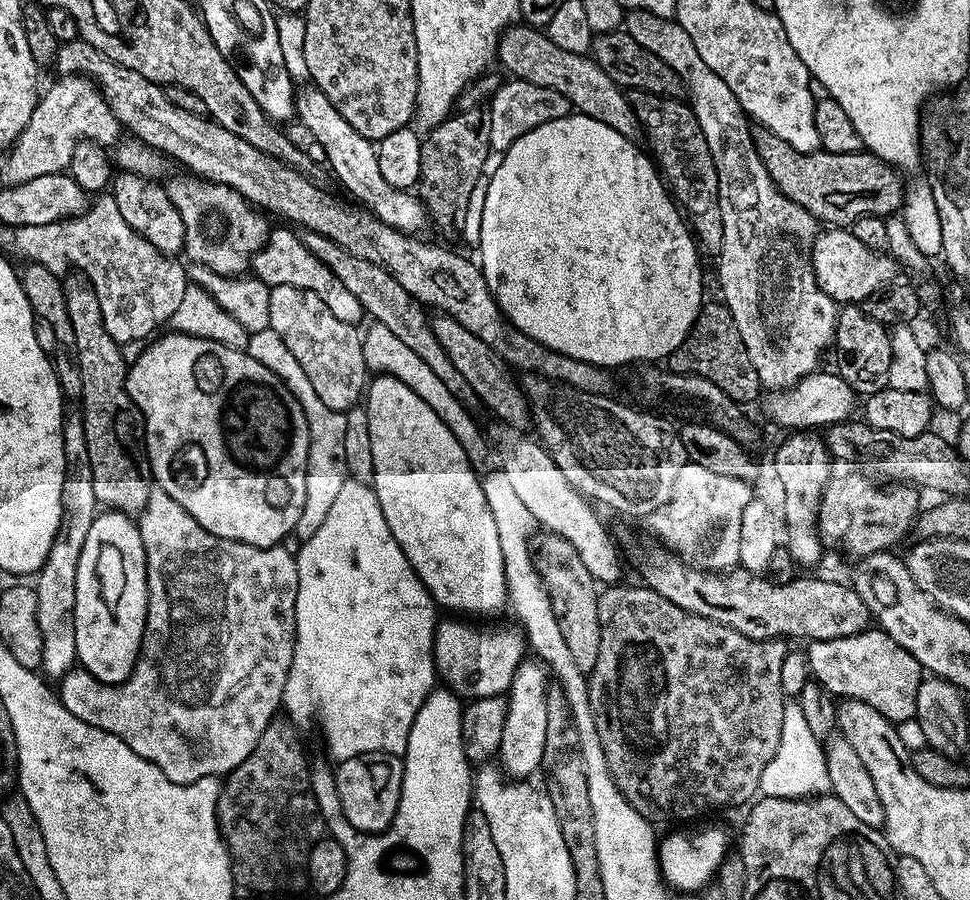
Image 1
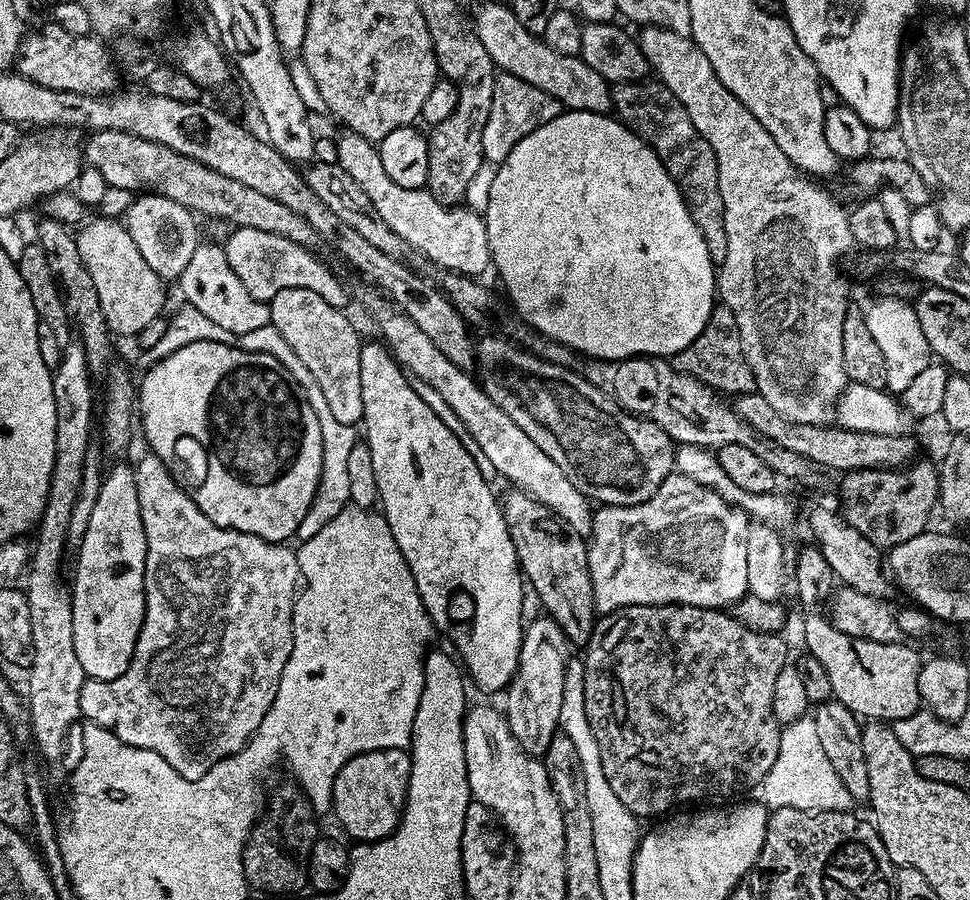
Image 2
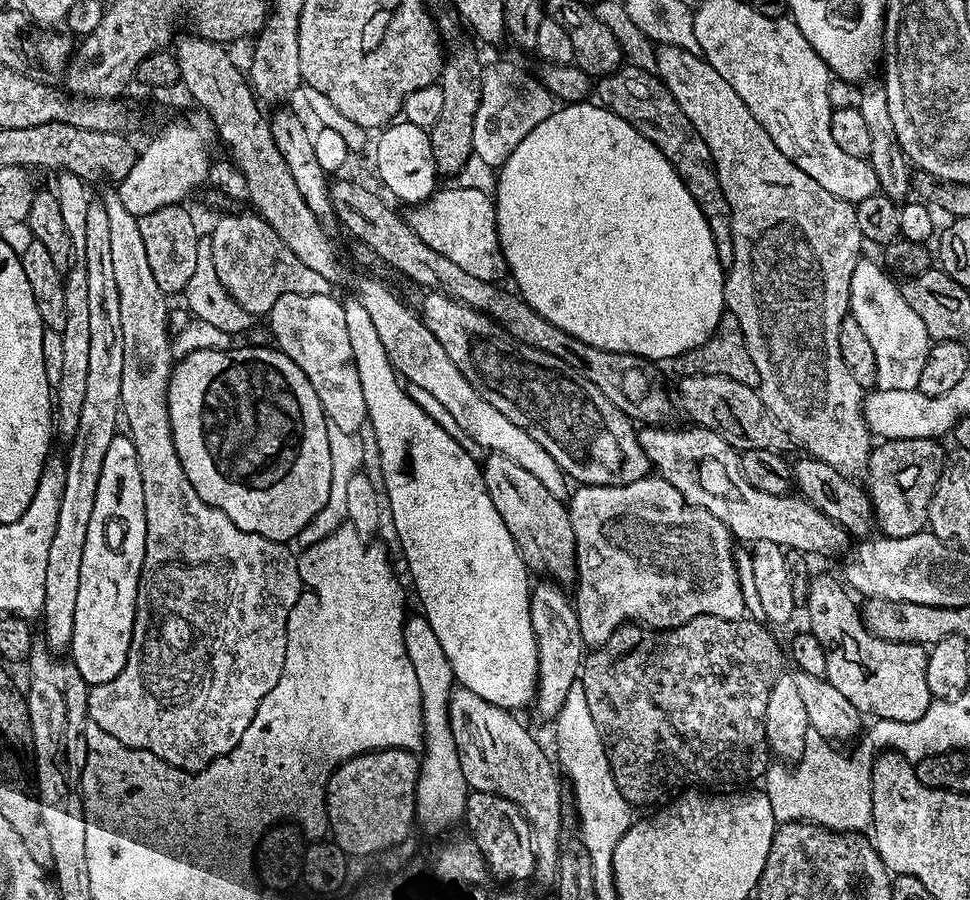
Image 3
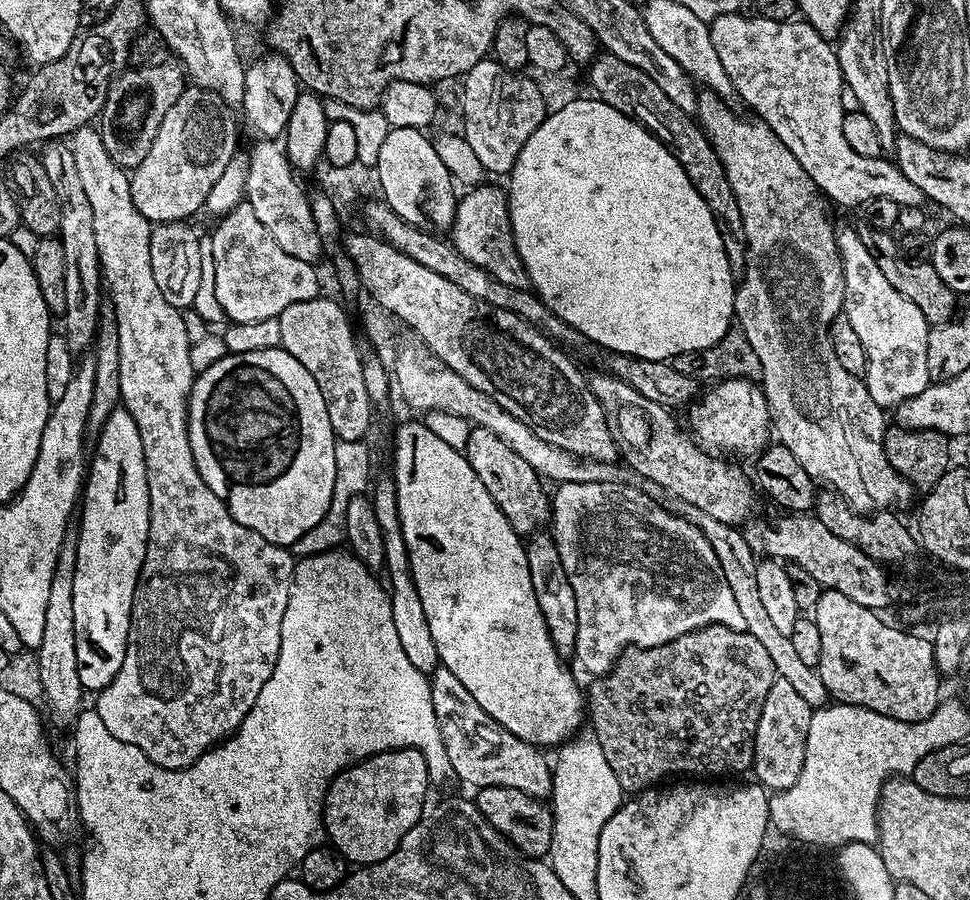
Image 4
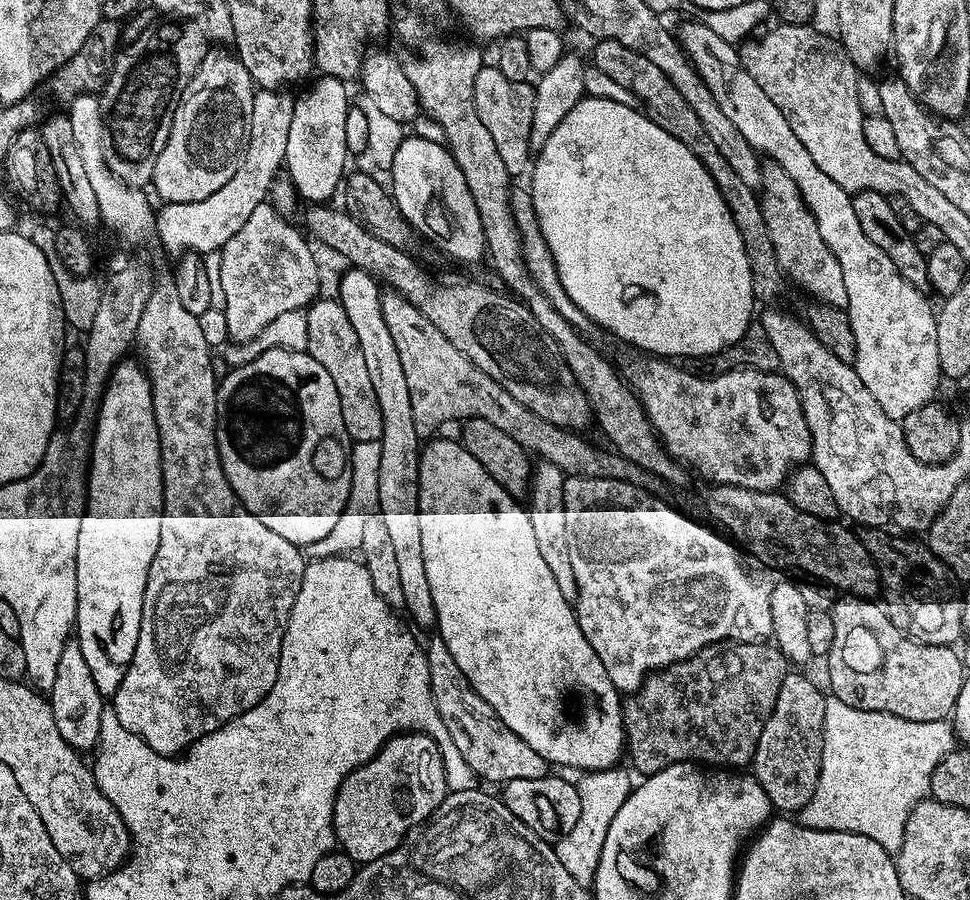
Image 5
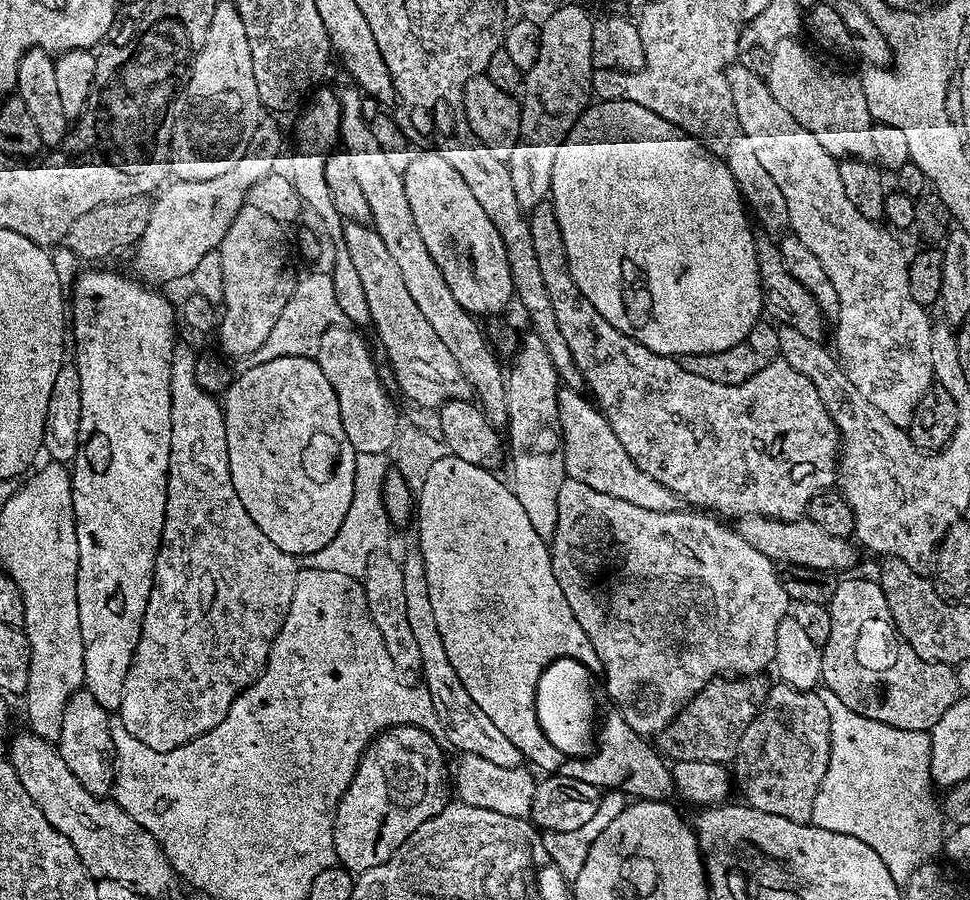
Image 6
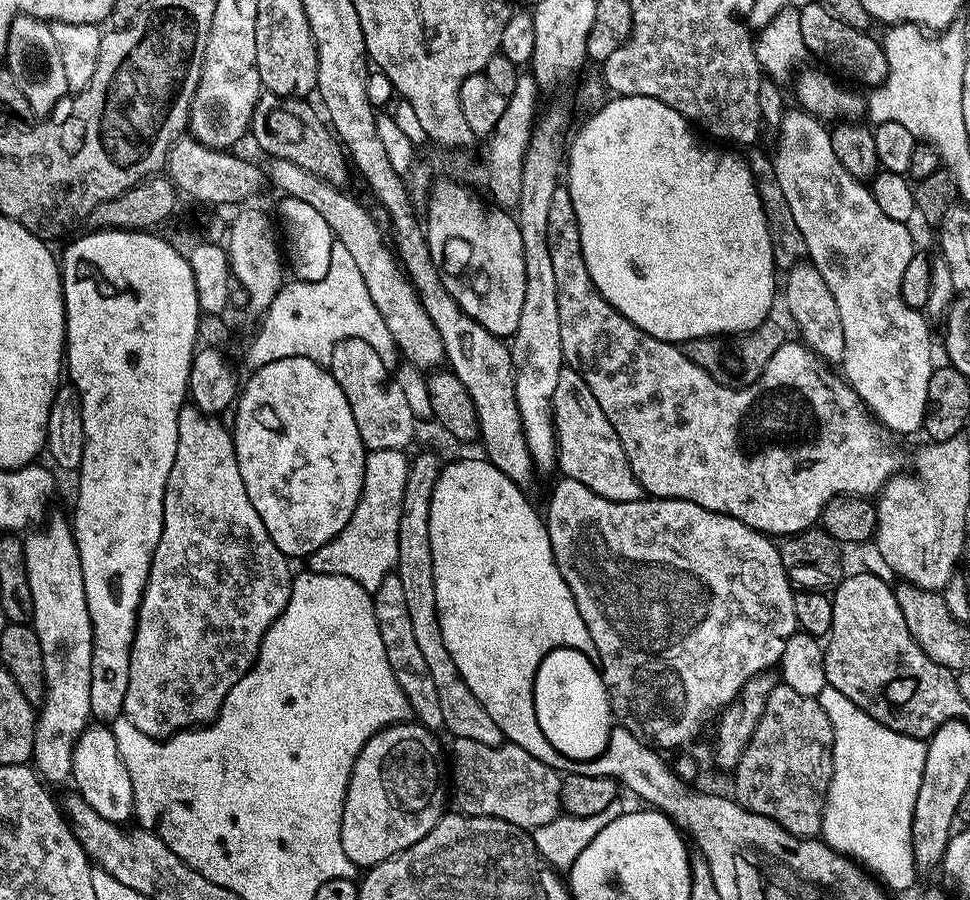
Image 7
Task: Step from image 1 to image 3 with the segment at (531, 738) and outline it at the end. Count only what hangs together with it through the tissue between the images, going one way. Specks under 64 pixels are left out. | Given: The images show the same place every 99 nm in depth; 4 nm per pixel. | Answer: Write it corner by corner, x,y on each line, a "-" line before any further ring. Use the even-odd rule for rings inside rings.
543,582
532,588
530,598
530,622
534,626
536,645
538,646
538,678
536,679
536,698
534,709
542,719
555,721
570,686
577,683
582,671
586,645
582,630
578,626
576,605
563,587
555,582

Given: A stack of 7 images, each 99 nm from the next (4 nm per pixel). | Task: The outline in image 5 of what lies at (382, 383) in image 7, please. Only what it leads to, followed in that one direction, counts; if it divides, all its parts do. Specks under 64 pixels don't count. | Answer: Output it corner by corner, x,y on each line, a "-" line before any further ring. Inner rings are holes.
317,299
307,309
308,347
306,351
309,356
322,362
322,366
326,366
330,378
334,378
347,439
349,441
356,440
352,442
360,446
375,445
383,434
383,416
378,398
375,396
374,384
370,380
370,373
366,368
366,360
363,358
358,334
339,299
324,299

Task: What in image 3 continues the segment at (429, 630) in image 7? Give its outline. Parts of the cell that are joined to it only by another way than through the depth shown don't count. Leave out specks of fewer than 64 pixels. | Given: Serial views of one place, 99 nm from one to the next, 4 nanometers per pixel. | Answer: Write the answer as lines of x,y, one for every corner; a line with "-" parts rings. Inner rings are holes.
459,686
453,688
448,709
450,730
454,730
454,746
458,750
458,762
462,762
462,774
466,774
469,789
473,792
493,792
502,798
510,798
510,802
523,810
524,816
532,825
532,845
536,855
535,875
540,875
548,882
555,881
562,835
560,819
564,816
564,796
560,793
561,777
558,775
557,765
550,756
548,761
543,746
524,729
523,722
516,717
519,715
486,702
486,698
478,698
474,690

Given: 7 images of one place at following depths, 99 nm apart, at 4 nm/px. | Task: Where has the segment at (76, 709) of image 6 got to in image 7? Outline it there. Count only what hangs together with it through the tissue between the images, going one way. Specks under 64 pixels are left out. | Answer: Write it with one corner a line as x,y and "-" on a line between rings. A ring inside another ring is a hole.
92,722
81,732
76,739
72,750
71,783
76,783
75,791
85,800
102,818
124,822
131,812
134,812
132,802
132,783
130,774
118,754
116,739
111,727
104,722

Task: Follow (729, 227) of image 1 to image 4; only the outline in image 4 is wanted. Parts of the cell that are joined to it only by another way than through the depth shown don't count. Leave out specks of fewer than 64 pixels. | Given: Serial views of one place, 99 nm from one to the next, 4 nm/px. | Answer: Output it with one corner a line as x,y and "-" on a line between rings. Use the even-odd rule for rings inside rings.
704,90
696,97
694,112
698,117
700,127
708,135
713,150
718,154
718,158
726,170
730,190
734,190
734,198
738,198
738,210
742,210
742,226
744,227
744,239
746,241
746,263
742,269
744,280
742,276
736,289
735,319
738,321
740,329
746,334
746,338
750,338
750,346
754,346
754,354
758,354
758,358
762,362
762,374
764,375
762,387
764,397
768,400
768,407
772,410
775,435
777,432
780,435
777,436
779,443
786,445
790,450
790,454
794,454
794,458
798,458
798,462
802,462
802,470
806,470
806,474
810,474
812,479
821,485
829,484
832,487
829,489
840,499
845,500
855,512
871,514
873,512
901,510
900,508
906,507
911,502
914,486
904,476
900,476
898,470
894,470
894,466
890,466
888,461
888,454
884,449
884,437
889,431
890,425
884,421
885,409
880,408
878,402
874,402
874,398
870,398
867,383
861,377
850,374
838,362
838,358
835,357
834,346
830,341
829,328
834,322
835,316
842,311
844,306
844,267
840,257
837,229
832,228
832,220
828,217
827,210
824,209
825,201
822,199
816,185
812,183
812,180
806,174
806,170
798,162
798,158
794,158
792,151
772,133
772,129
767,124
757,122
755,119
752,119
753,121
747,120
746,117
731,112
724,104
727,103
721,97

